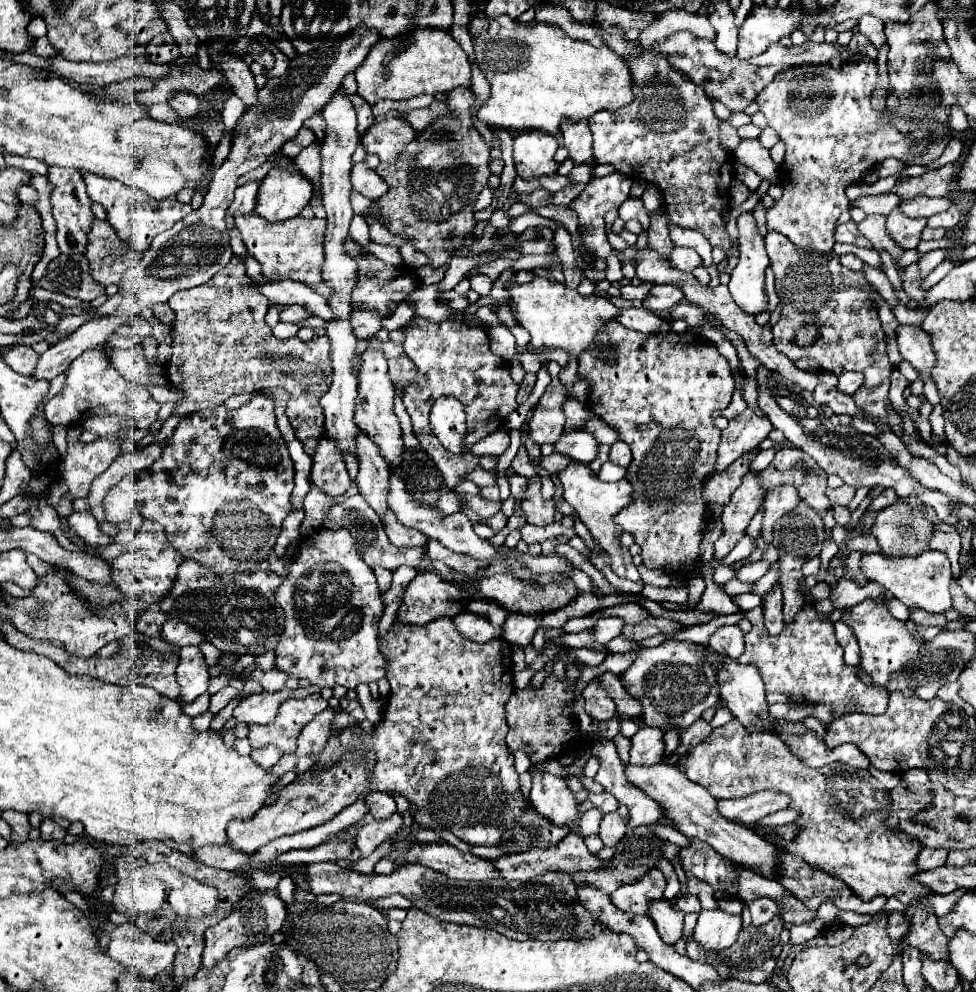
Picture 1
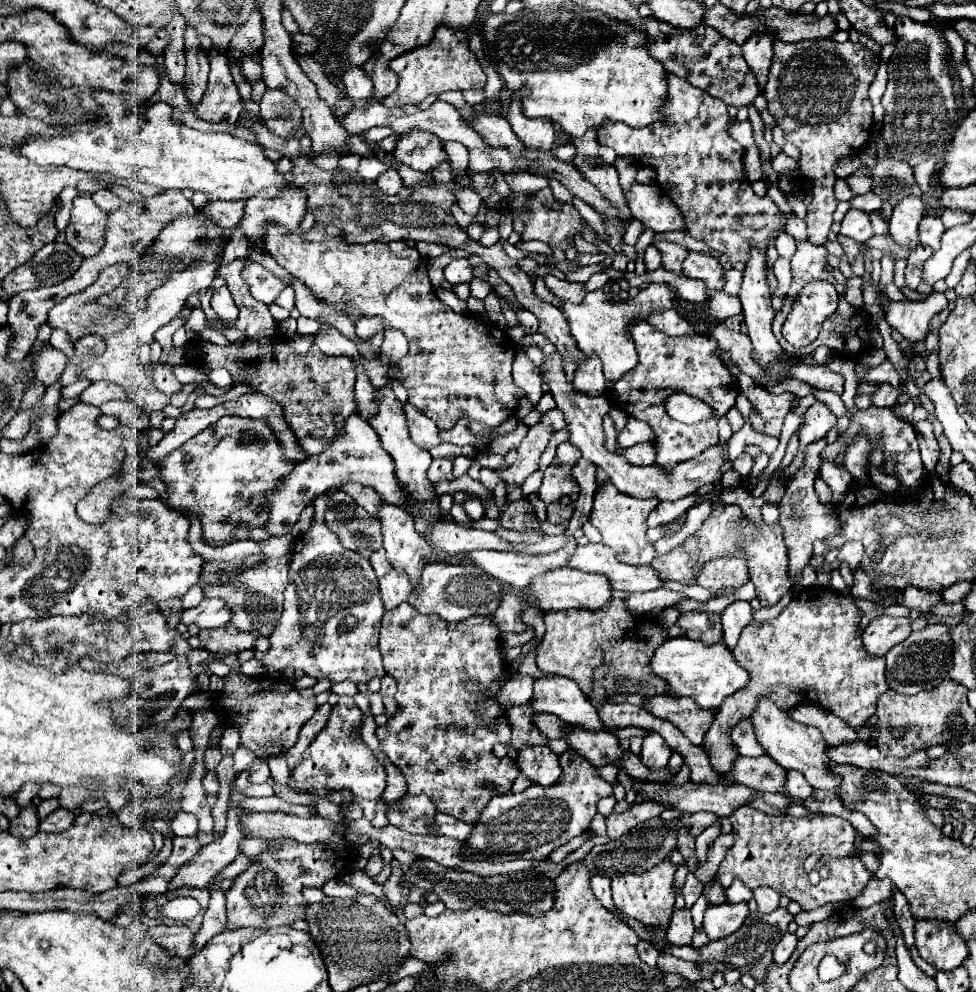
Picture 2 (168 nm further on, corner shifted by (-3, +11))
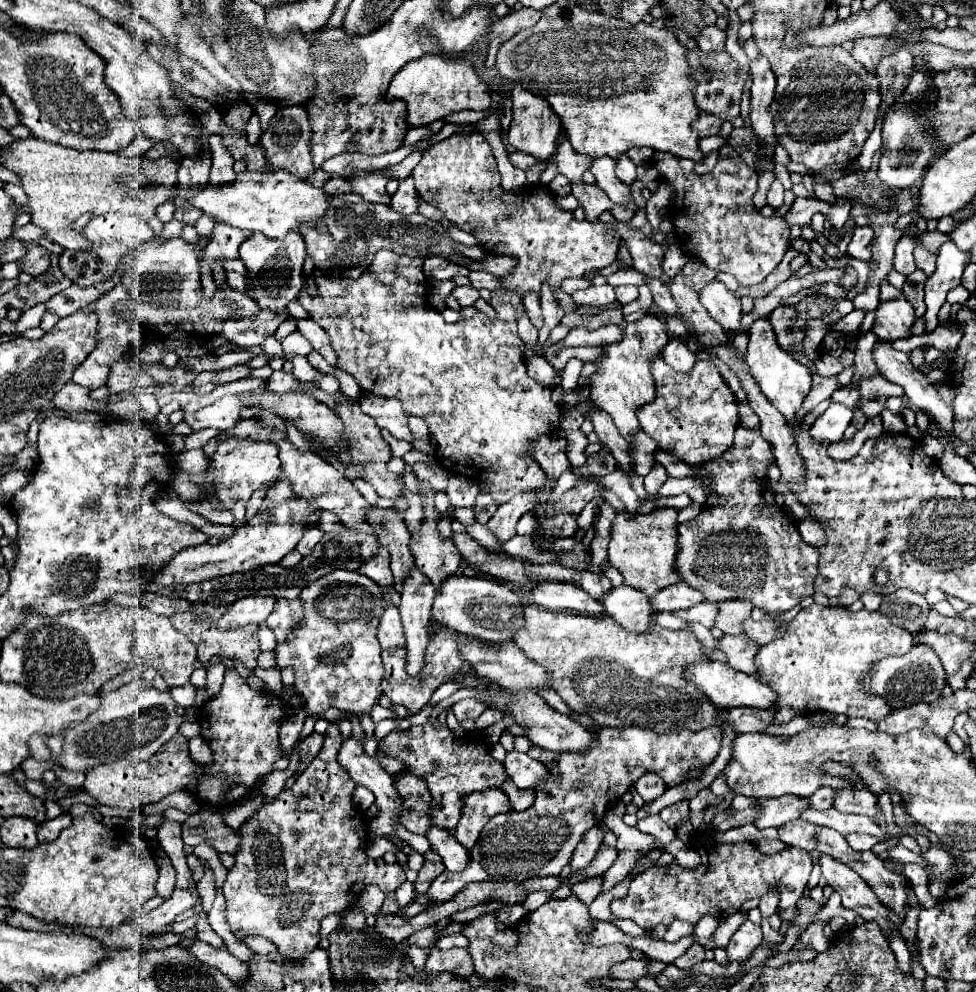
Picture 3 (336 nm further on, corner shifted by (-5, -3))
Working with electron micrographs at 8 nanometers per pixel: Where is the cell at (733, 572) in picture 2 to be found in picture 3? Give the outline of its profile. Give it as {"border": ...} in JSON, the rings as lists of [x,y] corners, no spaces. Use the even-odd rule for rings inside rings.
{"border":[[[741,598],[719,602],[715,628],[719,628],[723,634],[741,634],[741,622],[749,618],[751,608],[753,608],[751,602]]]}

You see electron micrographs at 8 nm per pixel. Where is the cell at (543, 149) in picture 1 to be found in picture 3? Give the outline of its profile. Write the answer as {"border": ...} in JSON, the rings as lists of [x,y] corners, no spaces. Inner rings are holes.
{"border":[[[515,84],[513,92],[511,92],[511,102],[513,102],[513,118],[511,118],[511,128],[507,134],[507,144],[513,150],[521,150],[527,152],[531,156],[535,156],[537,160],[547,160],[555,154],[555,148],[559,144],[559,136],[561,136],[561,126],[559,126],[559,118],[555,118],[551,106],[547,102],[543,102],[543,98],[529,94],[527,90],[521,88],[521,84]]]}

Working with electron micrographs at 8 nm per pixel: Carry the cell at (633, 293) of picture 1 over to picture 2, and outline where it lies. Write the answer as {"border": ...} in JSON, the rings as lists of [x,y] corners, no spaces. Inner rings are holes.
{"border":[[[651,244],[651,246],[645,248],[645,256],[643,256],[643,260],[645,260],[645,264],[647,264],[647,270],[651,272],[651,270],[655,270],[655,268],[661,266],[661,252]]]}

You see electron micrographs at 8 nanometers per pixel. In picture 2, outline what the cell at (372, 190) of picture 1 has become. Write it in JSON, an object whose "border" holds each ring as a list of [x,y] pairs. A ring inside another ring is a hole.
{"border":[[[389,168],[379,180],[377,180],[377,186],[385,192],[385,194],[397,194],[401,188],[403,188],[403,180],[399,176],[397,170]]]}

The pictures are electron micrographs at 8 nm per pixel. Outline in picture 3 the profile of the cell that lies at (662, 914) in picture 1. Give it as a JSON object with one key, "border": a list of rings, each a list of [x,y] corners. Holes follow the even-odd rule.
{"border":[[[695,942],[683,956],[679,956],[679,958],[675,958],[675,966],[677,968],[691,968],[691,966],[695,966],[697,962],[701,962],[705,958],[705,950],[703,950],[703,946],[699,944],[699,942]]]}

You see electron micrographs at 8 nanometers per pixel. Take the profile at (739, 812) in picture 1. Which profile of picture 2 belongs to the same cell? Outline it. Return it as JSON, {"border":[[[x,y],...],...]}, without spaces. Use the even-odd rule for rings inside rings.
{"border":[[[787,772],[787,778],[785,778],[785,788],[789,792],[791,798],[809,798],[813,794],[813,786],[805,780],[805,776],[801,776],[801,772]]]}

